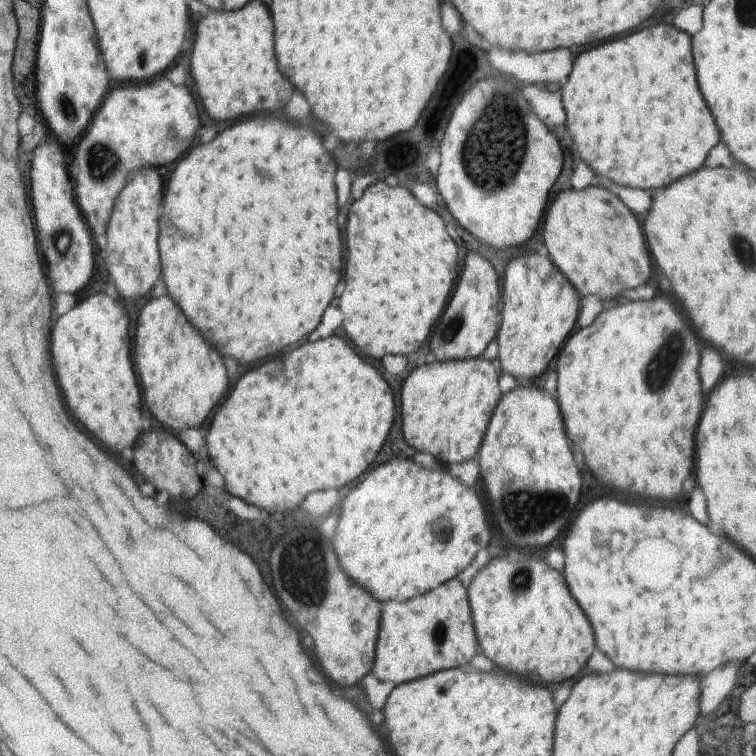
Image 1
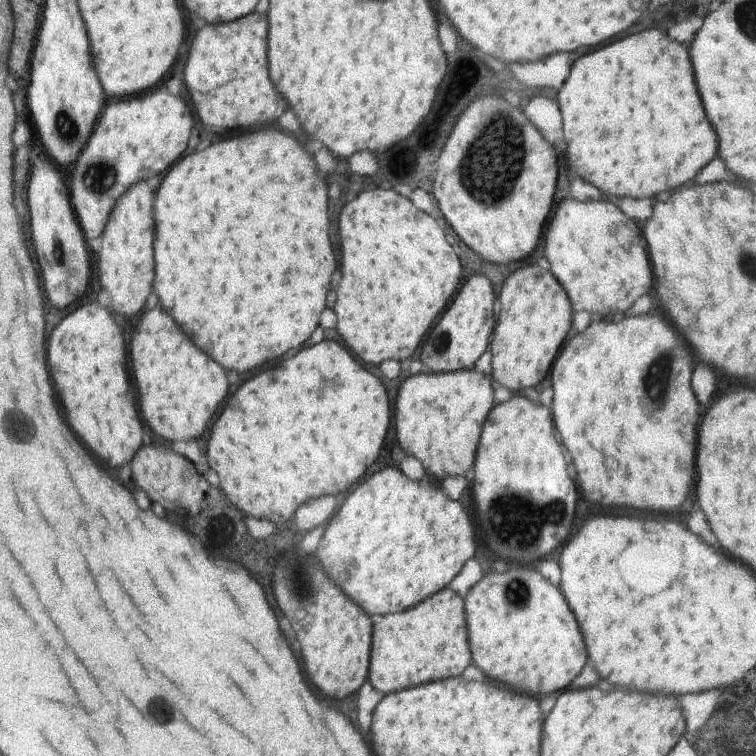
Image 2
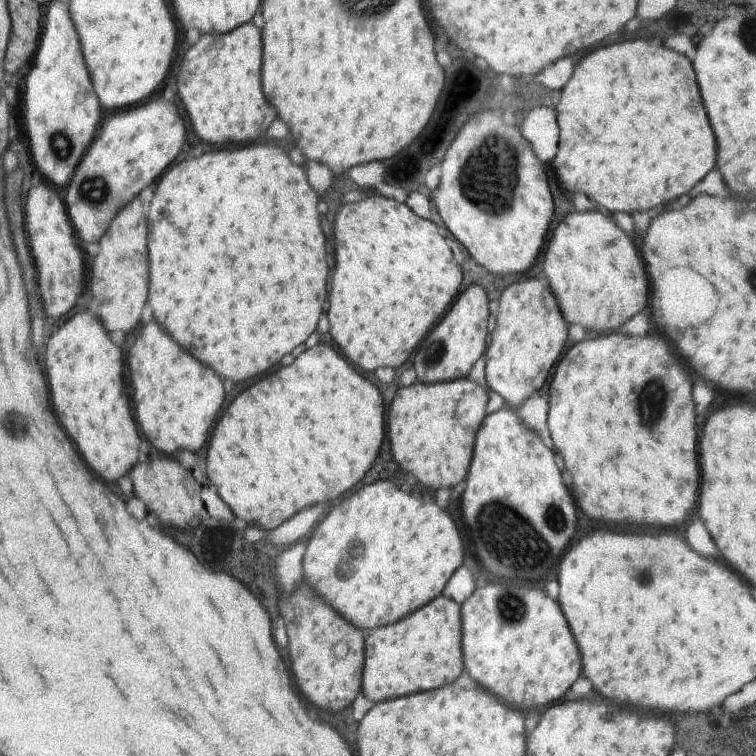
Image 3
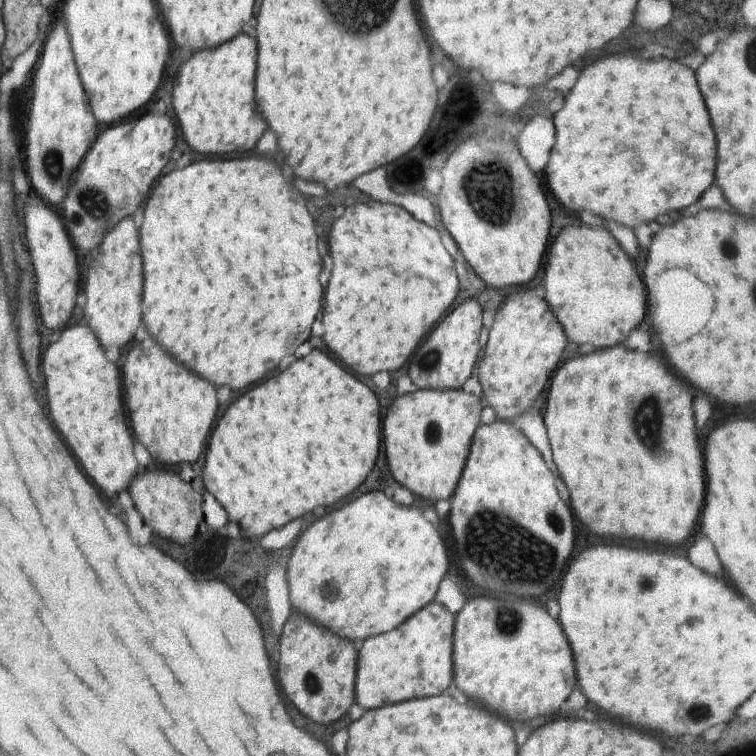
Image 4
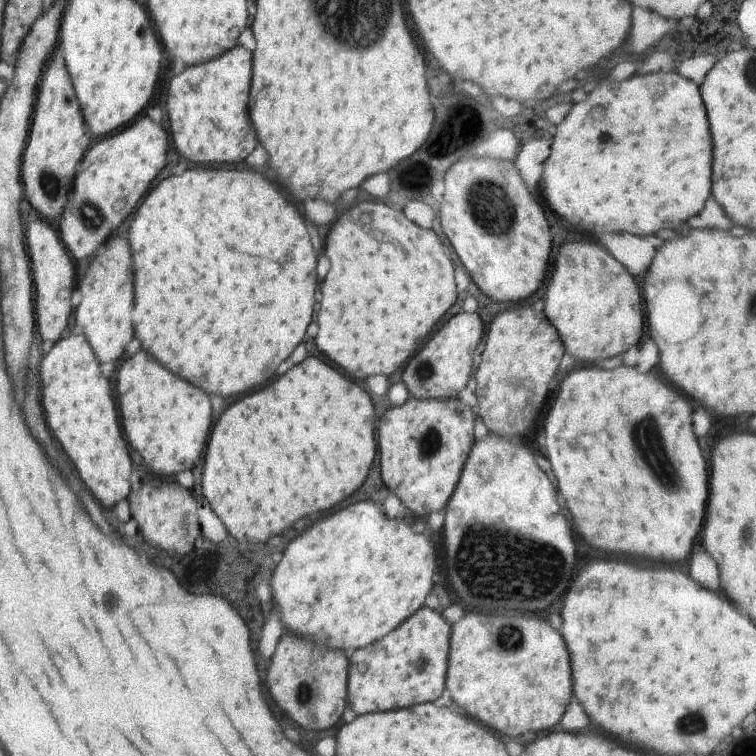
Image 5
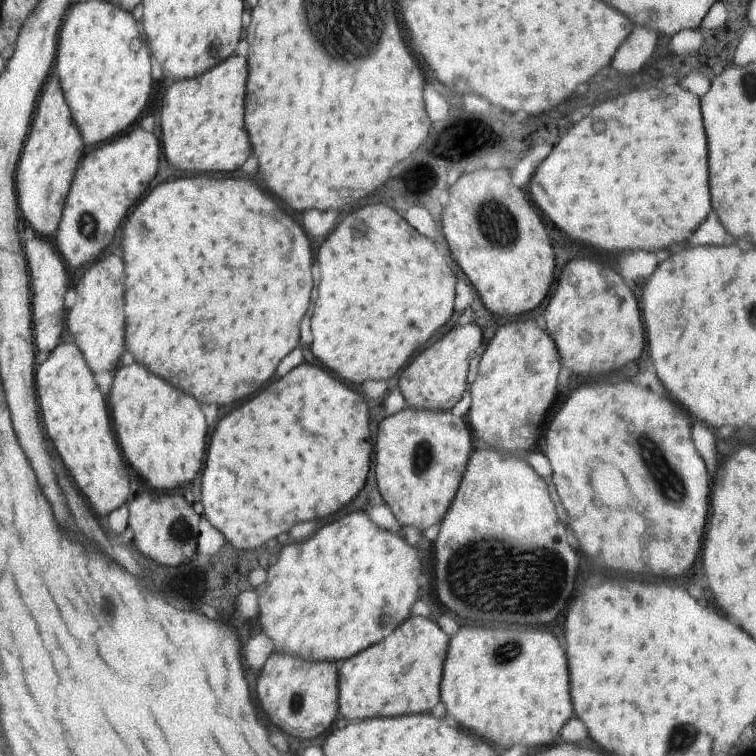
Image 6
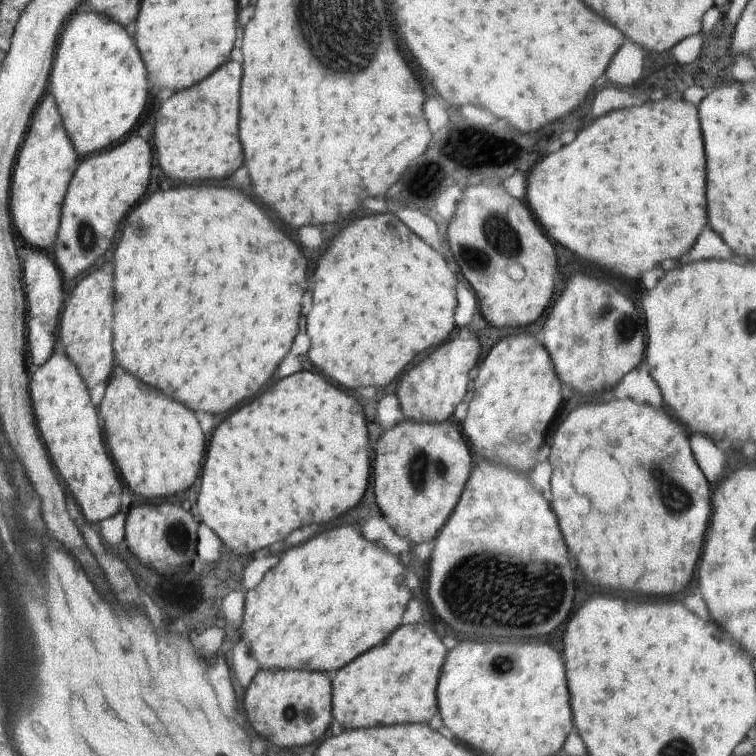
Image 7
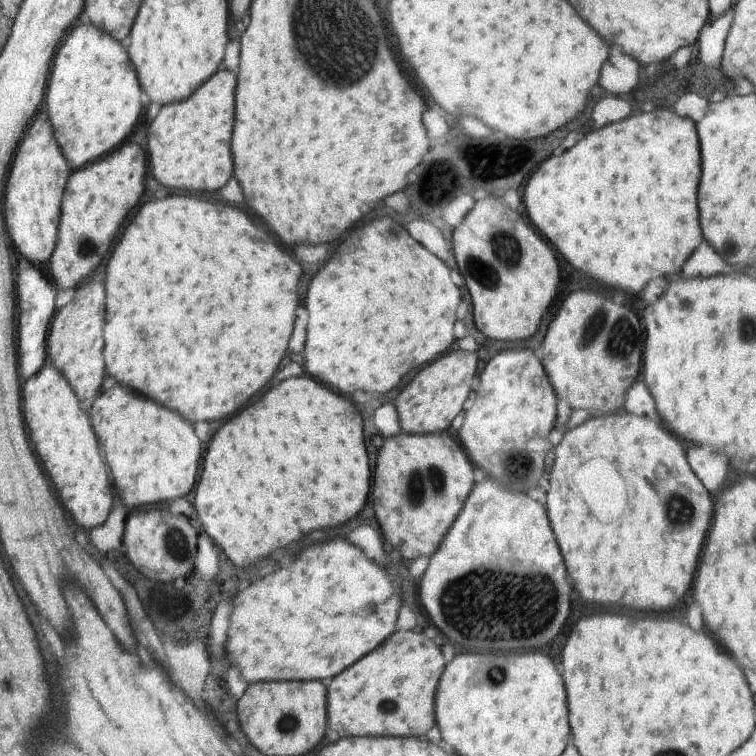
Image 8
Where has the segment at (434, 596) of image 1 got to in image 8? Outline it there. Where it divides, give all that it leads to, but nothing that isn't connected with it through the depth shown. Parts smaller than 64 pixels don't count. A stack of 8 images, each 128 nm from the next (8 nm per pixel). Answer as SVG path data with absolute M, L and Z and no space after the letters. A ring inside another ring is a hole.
M396 630L364 658L339 672L338 676L334 676L333 679L325 681L327 726L336 731L340 738L349 736L424 737L428 730L436 725L435 696L444 667L445 662L440 650L434 646L434 641L428 638L422 630Z

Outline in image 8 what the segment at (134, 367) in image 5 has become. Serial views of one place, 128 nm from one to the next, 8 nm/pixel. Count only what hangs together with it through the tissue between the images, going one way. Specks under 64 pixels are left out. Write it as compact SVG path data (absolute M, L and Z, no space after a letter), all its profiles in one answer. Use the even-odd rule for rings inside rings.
M112 386L112 390L101 390L87 413L98 436L98 444L107 468L110 468L113 487L124 506L132 509L144 504L156 504L162 500L170 503L177 498L190 497L193 494L202 463L200 458L204 450L202 442L196 436L195 428L184 416L180 416L174 410L162 408L154 400L140 400L136 394L132 394L122 386Z

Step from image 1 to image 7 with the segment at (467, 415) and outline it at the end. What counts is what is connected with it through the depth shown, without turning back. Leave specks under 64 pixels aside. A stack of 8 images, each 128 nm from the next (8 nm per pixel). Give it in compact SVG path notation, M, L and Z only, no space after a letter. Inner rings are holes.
M453 418L436 424L404 419L400 424L382 430L378 439L377 458L374 460L374 492L380 514L400 538L406 536L414 544L424 544L430 538L436 539L456 508L476 460L468 448L465 436L458 430L458 425Z

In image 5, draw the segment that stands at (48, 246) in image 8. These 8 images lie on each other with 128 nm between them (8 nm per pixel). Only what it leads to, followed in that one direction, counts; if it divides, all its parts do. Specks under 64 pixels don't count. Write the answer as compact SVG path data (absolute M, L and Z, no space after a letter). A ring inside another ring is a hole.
M60 51L52 58L46 70L38 98L25 162L22 164L22 180L26 196L30 204L36 208L36 212L54 220L56 216L60 216L62 208L69 202L69 195L76 179L77 164L95 141L80 112L78 97L74 94L74 85L70 82Z

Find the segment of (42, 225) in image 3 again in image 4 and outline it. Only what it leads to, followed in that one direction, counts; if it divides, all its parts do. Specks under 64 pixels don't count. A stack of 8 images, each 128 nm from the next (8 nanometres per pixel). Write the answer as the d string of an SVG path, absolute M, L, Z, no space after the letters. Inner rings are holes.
M36 200L26 206L24 210L26 216L26 238L28 238L28 248L30 256L36 268L36 292L38 292L38 306L42 322L49 330L62 328L68 318L74 312L74 300L81 291L80 272L78 272L78 260L74 246L66 234L66 228L54 208L46 206L42 200Z

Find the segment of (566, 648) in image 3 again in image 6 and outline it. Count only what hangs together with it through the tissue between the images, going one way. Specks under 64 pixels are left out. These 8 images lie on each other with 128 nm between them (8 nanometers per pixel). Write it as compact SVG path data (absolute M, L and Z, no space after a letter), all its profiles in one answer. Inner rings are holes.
M460 626L449 638L443 664L440 700L446 707L450 721L462 729L484 738L499 750L511 745L526 746L533 751L554 743L562 726L574 716L568 678L568 660L560 642L548 632L518 630L518 628L476 628Z

